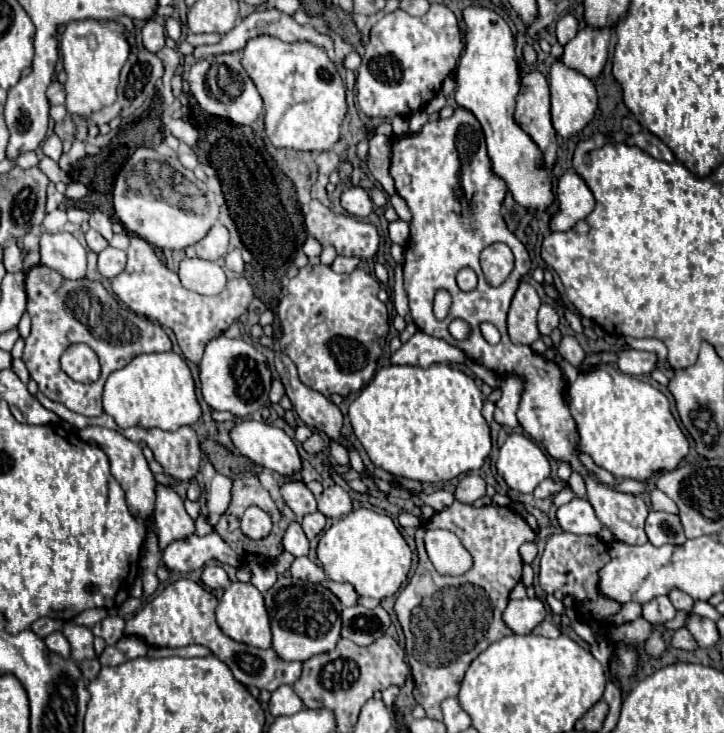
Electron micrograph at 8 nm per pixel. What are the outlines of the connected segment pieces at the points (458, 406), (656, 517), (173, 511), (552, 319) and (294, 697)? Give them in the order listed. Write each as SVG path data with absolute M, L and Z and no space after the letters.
M390 364L380 368L372 382L364 386L360 396L350 404L348 418L376 468L418 482L448 482L460 474L480 470L492 450L490 426L482 416L482 400L484 396L474 378L450 364L432 364L428 368Z
M650 512L646 518L646 534L654 546L686 542L678 514L668 514L668 512Z
M156 484L154 524L160 552L176 538L186 538L188 534L194 534L194 520L186 514L182 498L164 484Z
M542 304L540 312L538 312L538 330L540 330L540 334L550 336L550 332L554 328L558 328L558 322L560 322L560 318L558 318L556 310L550 304Z
M280 686L276 692L272 692L272 698L268 702L268 710L272 716L284 716L284 714L296 714L304 708L302 700L290 686Z

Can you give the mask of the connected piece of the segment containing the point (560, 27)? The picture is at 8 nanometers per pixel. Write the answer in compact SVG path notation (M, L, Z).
M564 14L558 22L556 22L556 38L560 46L566 46L578 32L578 20L572 14Z

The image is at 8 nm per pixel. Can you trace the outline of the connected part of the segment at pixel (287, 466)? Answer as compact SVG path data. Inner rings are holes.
M264 420L236 422L230 430L230 440L242 456L282 476L292 476L300 468L300 456L294 442L284 430Z

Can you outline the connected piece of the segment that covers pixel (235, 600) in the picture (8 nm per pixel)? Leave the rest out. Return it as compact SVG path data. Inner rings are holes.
M234 582L226 592L222 594L218 608L216 608L216 620L218 626L226 636L230 636L236 642L256 646L256 648L270 648L272 646L272 634L270 634L270 620L264 606L264 598L252 584Z

